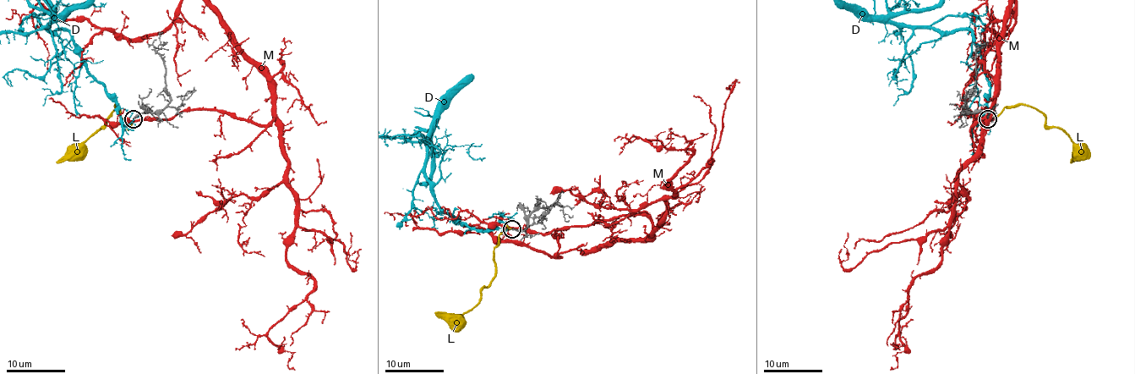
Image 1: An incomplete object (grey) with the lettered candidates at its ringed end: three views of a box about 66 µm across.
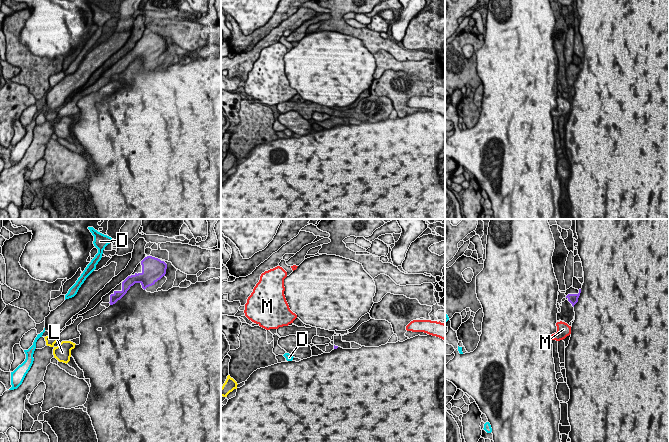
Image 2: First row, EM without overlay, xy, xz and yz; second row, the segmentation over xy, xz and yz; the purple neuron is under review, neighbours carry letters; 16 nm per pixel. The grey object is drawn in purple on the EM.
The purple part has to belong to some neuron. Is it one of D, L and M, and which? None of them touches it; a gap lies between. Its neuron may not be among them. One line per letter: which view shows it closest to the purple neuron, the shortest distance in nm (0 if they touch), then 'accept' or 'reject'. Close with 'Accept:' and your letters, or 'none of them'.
D: xy | 480 nm | reject
L: xy | 850 nm | reject
M: yz | 300 nm | reject
Accept: none of them

